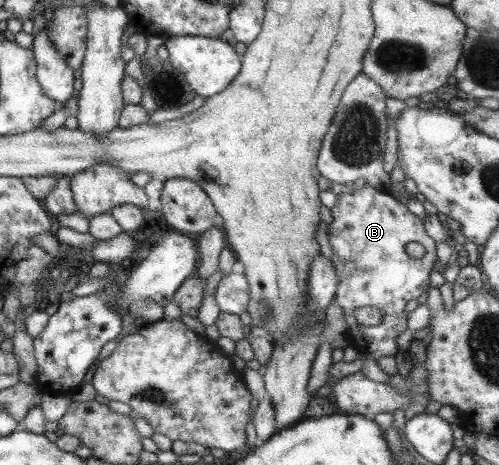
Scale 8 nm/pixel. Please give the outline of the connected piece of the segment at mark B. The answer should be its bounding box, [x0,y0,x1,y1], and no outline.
[326,184,437,361]

